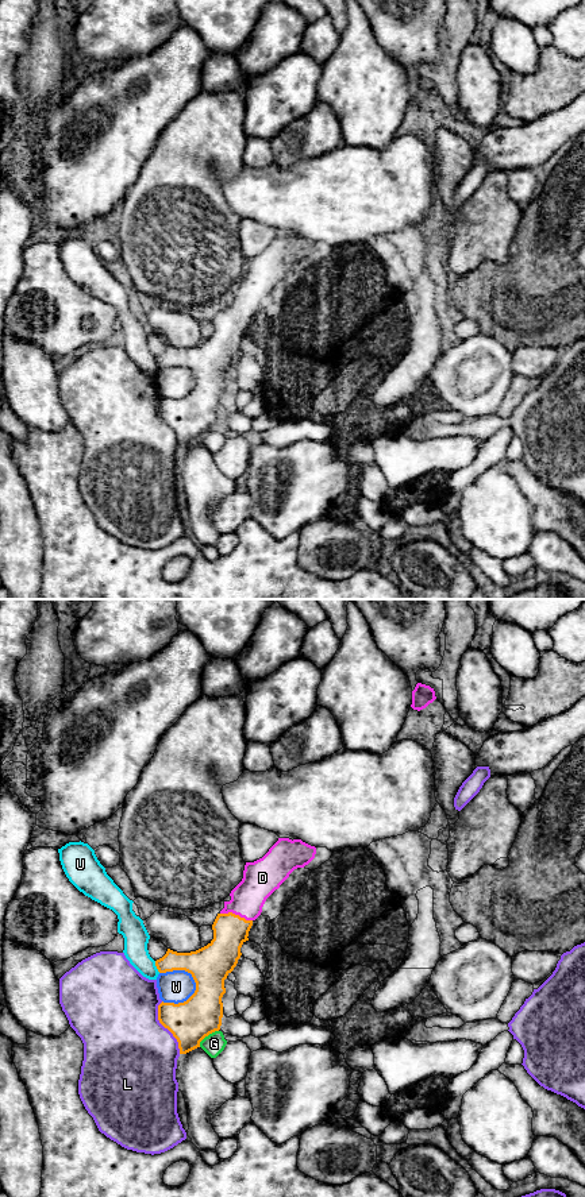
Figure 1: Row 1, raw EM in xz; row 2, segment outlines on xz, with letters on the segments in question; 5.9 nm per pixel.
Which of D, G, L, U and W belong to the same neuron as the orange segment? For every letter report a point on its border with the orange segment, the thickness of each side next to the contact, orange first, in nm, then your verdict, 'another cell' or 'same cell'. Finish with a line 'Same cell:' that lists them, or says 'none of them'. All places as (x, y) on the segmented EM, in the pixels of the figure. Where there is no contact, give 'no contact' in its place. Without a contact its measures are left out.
D: meets orange in xz at (237, 915); 200 nm thick on the orange side, 220 nm on the other; same cell
G: meets orange in xz at (207, 1035); 260 nm thick on the orange side, 120 nm on the other; another cell
L: meets orange in xz at (165, 1027); 260 nm thick on the orange side, 500 nm on the other; another cell
U: meets orange in xz at (156, 965); 150 nm thick on the orange side, 150 nm on the other; another cell
W: meets orange in xz at (184, 969); 240 nm thick on the orange side, 190 nm on the other; another cell
Same cell: D

